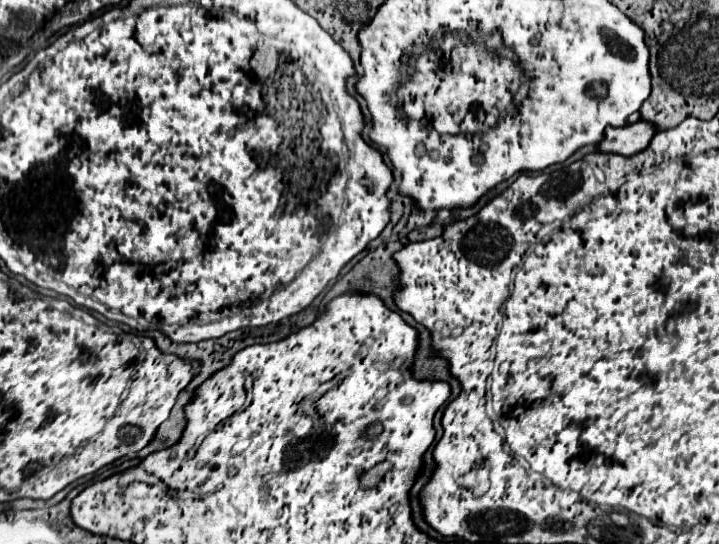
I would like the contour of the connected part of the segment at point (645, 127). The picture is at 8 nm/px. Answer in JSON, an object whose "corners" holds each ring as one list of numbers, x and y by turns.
{"corners":[[637,120,635,124,621,126,621,128,607,128,605,140,599,144,599,150,633,156,649,146,655,132,657,132,655,124,645,120]]}

